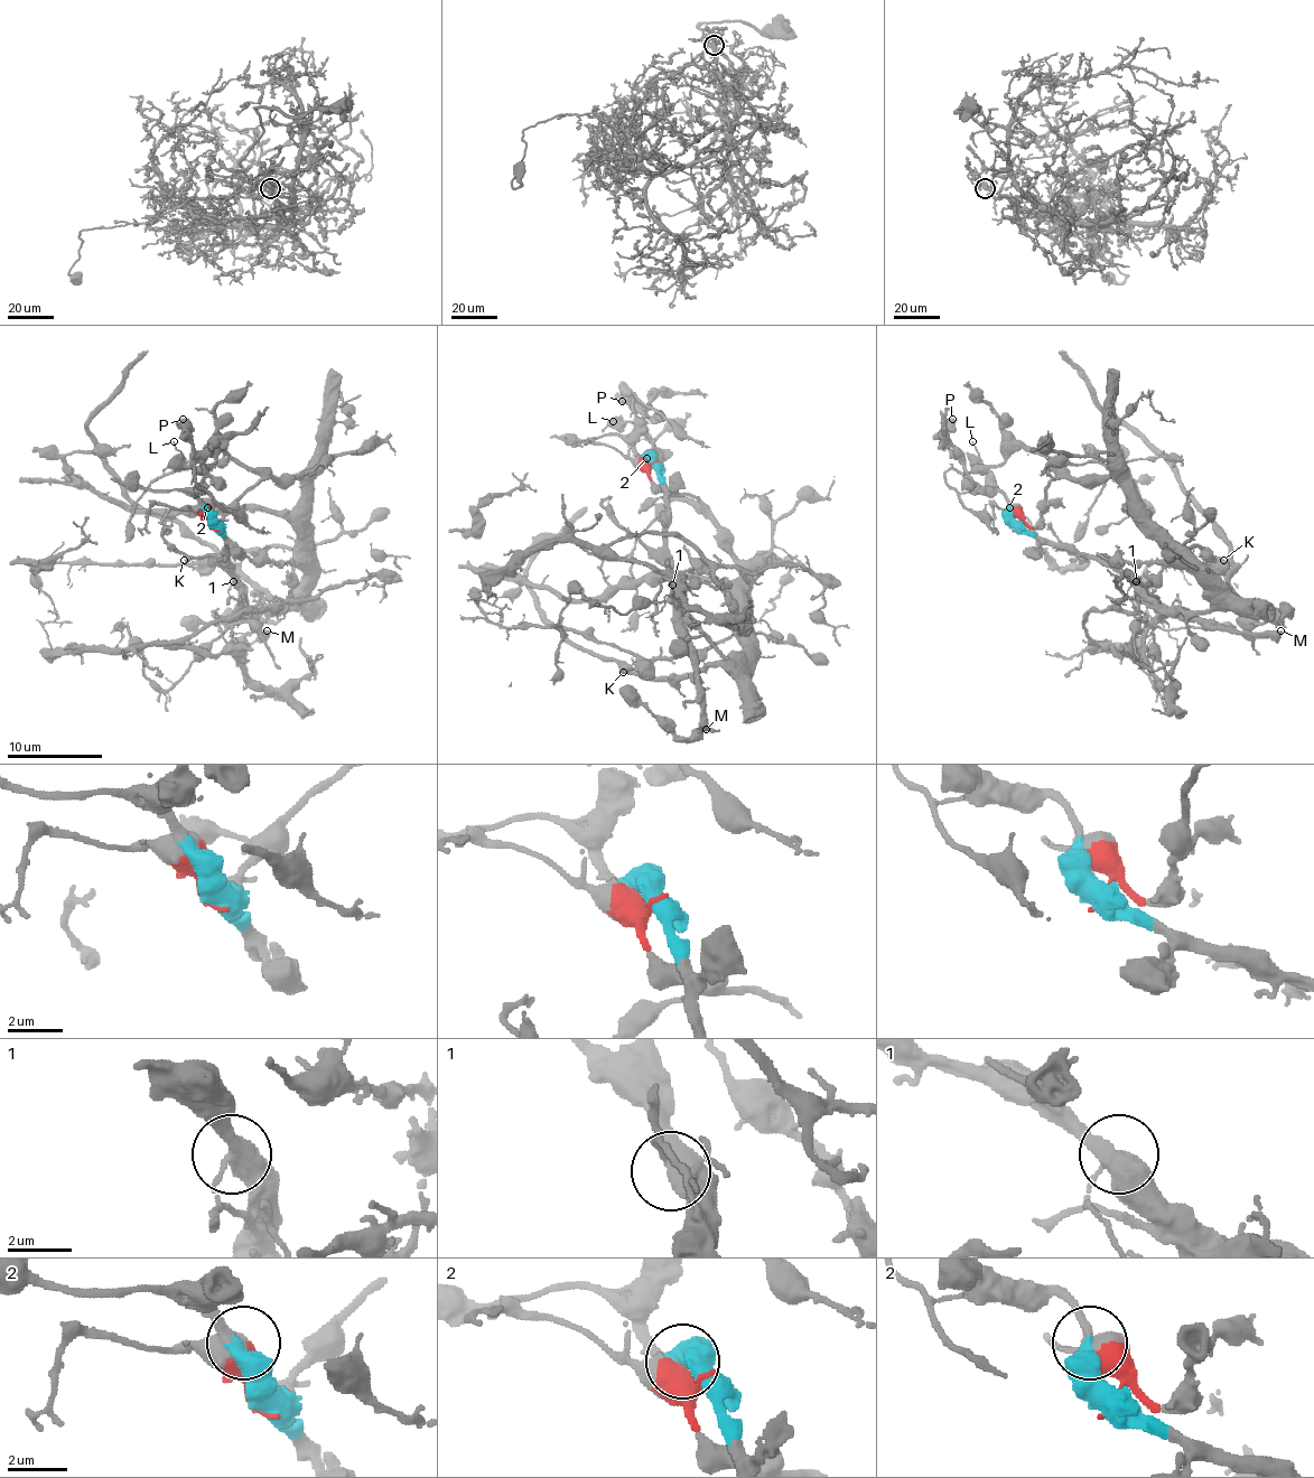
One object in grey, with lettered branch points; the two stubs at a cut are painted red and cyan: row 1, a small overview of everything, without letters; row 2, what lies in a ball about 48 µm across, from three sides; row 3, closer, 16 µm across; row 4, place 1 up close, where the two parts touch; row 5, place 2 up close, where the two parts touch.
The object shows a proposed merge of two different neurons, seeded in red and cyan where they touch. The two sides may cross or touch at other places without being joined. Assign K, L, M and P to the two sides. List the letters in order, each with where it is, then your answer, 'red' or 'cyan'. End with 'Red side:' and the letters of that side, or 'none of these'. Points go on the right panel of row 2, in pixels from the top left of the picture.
K: place (1223, 560); red
L: place (972, 441); red
M: place (1280, 630); cyan
P: place (952, 419); cyan
Red side: K, L

